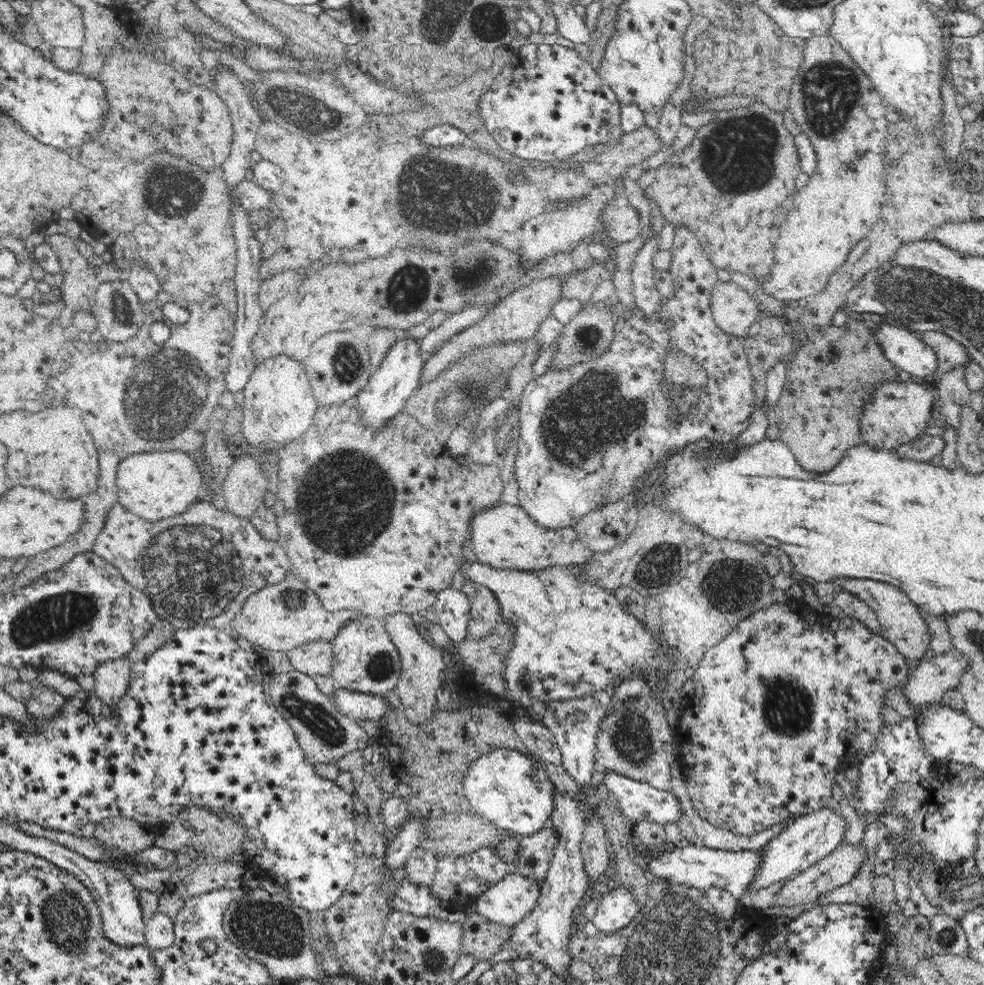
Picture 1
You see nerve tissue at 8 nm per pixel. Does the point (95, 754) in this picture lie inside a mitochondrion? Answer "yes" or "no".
no

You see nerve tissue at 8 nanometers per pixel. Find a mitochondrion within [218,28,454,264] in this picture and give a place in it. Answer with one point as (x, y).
(312, 119)

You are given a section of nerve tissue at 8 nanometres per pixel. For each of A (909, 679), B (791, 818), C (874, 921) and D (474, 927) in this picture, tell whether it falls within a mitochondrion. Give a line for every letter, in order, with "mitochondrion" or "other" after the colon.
A: other
B: other
C: other
D: other

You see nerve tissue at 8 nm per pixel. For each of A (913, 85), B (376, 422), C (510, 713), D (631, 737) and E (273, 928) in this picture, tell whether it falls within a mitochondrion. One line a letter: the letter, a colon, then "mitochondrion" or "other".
A: other
B: other
C: other
D: mitochondrion
E: mitochondrion

